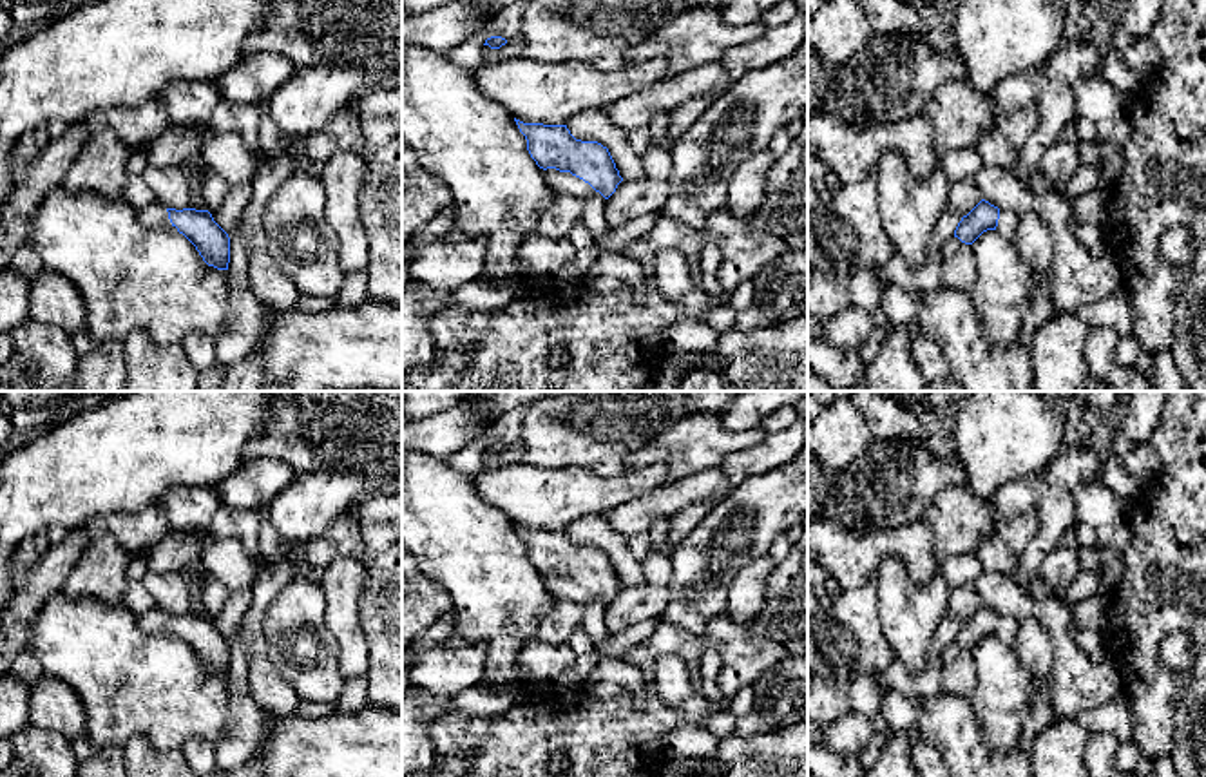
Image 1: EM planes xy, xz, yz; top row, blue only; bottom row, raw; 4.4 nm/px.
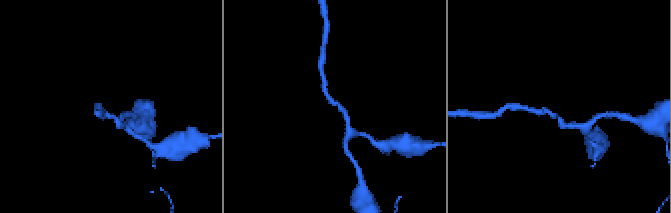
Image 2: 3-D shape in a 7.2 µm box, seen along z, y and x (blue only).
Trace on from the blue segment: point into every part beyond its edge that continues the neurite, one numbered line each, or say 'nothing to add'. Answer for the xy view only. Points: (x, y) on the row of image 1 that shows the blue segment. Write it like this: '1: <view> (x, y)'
1: xy (154, 216)

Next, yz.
1: yz (1007, 223)

